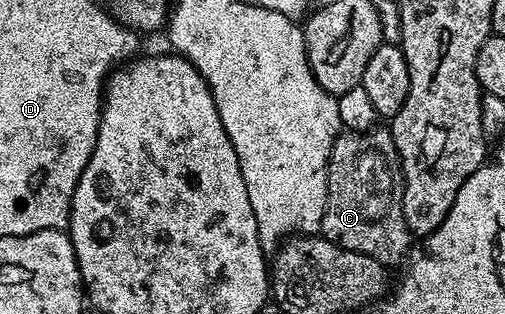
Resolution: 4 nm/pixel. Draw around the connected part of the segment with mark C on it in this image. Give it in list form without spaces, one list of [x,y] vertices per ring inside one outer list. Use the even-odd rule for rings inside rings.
[[[380,128],[344,131],[337,137],[328,160],[328,202],[322,215],[320,233],[338,247],[370,255],[370,259],[378,259],[378,263],[385,267],[393,267],[396,264],[399,266],[409,256],[414,237],[409,233],[408,224],[402,215],[404,173],[400,170],[400,156],[394,147],[391,132],[387,128]]]

